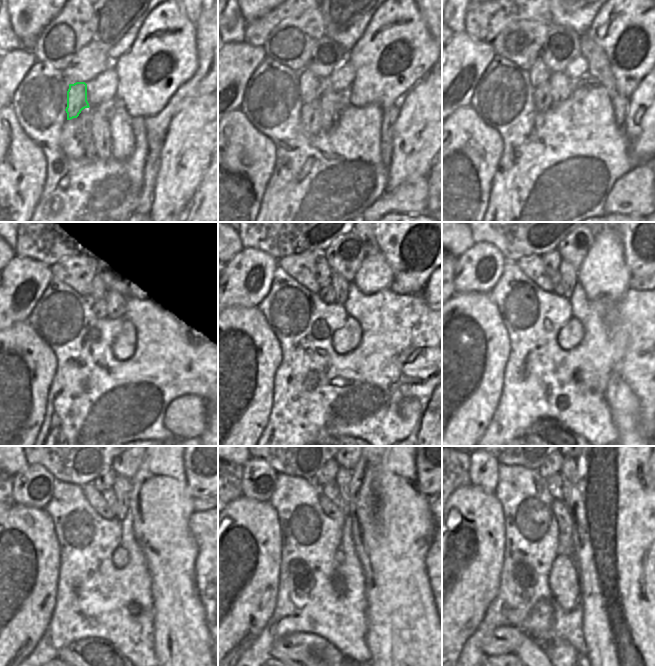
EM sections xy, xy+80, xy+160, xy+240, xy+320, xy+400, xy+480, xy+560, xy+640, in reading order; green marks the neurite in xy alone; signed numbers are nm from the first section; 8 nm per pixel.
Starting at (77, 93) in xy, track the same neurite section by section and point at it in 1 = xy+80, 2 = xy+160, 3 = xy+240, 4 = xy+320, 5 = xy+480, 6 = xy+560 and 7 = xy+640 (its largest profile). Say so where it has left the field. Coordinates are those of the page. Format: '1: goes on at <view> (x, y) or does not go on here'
1: goes on at xy+80 (309, 84)
2: goes on at xy+160 (539, 74)
3: goes on at xy+240 (98, 289)
4: goes on at xy+320 (323, 272)
5: goes on at xy+480 (105, 480)
6: goes on at xy+560 (327, 473)
7: goes on at xy+640 (550, 466)

